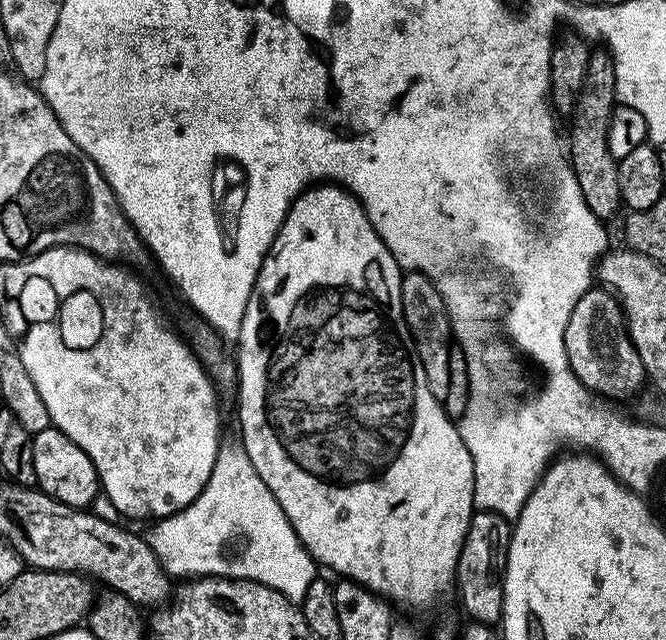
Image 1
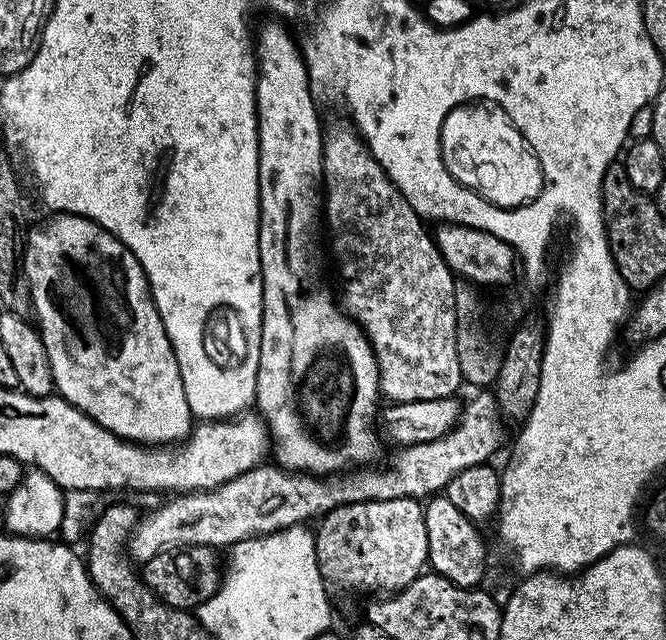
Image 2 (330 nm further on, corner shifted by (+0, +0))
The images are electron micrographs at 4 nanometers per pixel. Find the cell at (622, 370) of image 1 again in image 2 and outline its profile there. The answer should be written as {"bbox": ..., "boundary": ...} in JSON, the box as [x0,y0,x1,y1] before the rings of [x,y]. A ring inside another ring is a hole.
{"bbox":[128,391,505,562],"boundary":[[[491,391],[477,392],[480,393],[469,404],[463,405],[460,421],[451,432],[434,442],[403,445],[385,468],[360,466],[322,477],[307,472],[290,472],[275,463],[265,462],[217,488],[173,495],[165,499],[168,501],[161,508],[154,509],[145,520],[143,517],[137,523],[128,541],[131,559],[143,562],[169,548],[223,550],[295,524],[307,525],[343,504],[407,496],[431,498],[443,493],[454,474],[470,466],[489,463],[500,448],[500,435],[504,432],[505,423],[500,406]]]}

